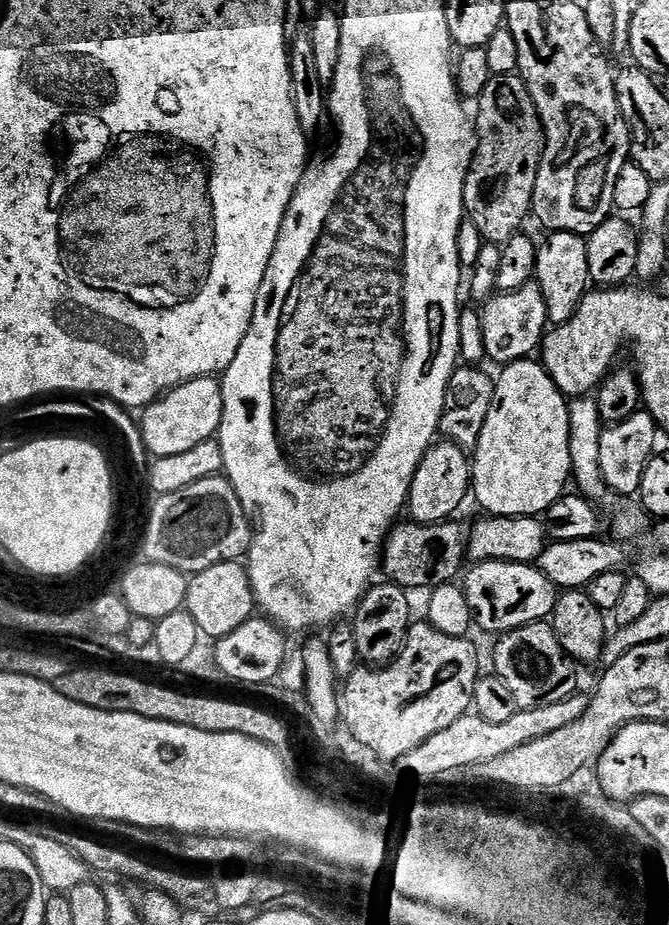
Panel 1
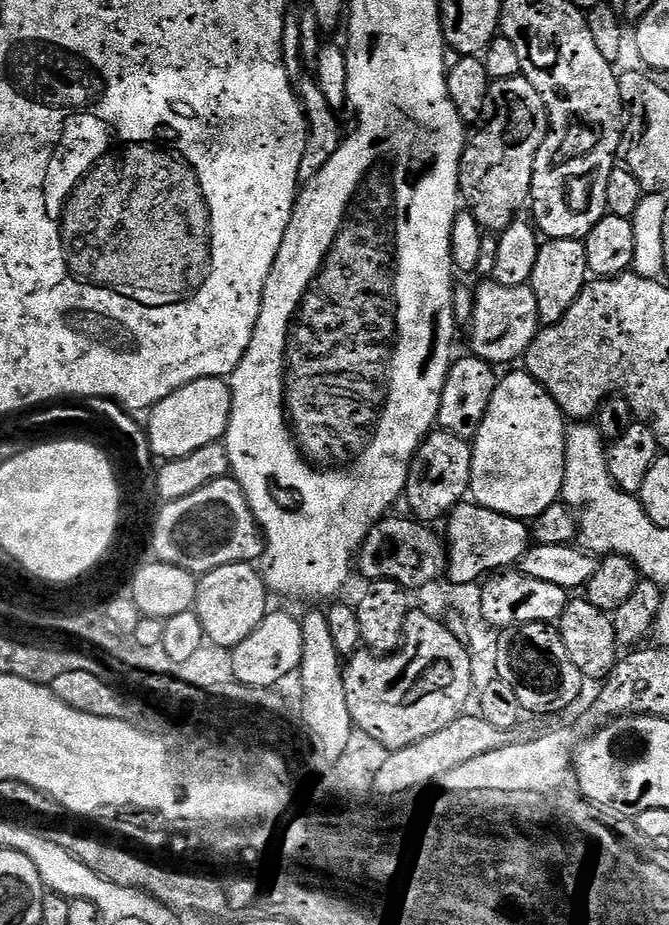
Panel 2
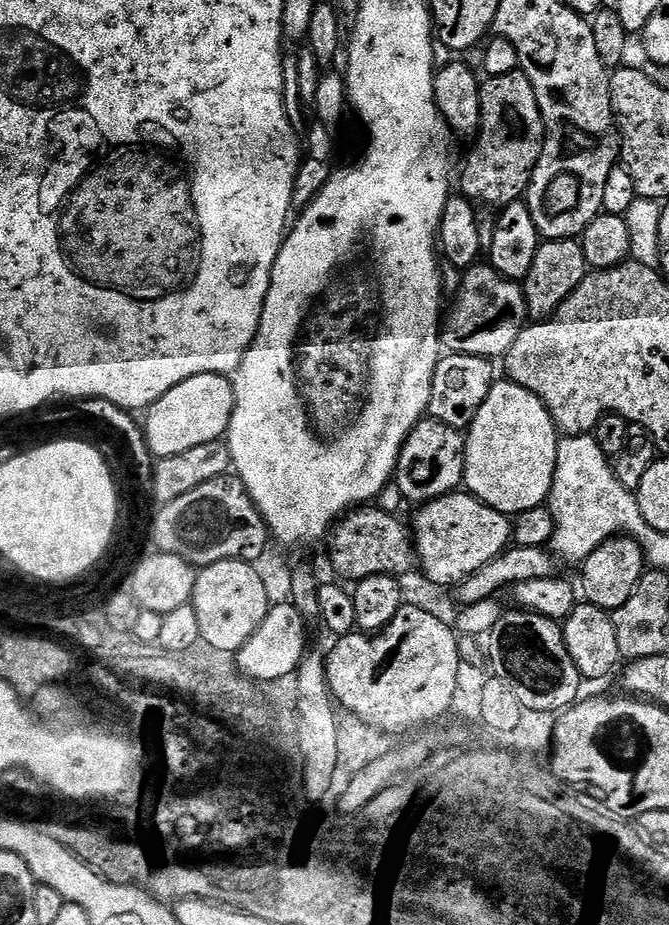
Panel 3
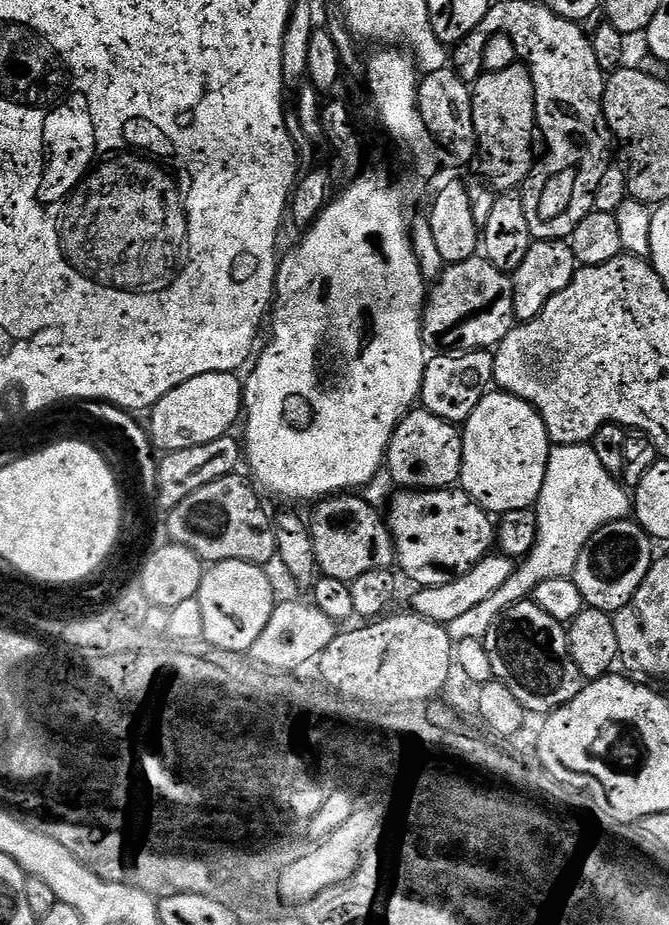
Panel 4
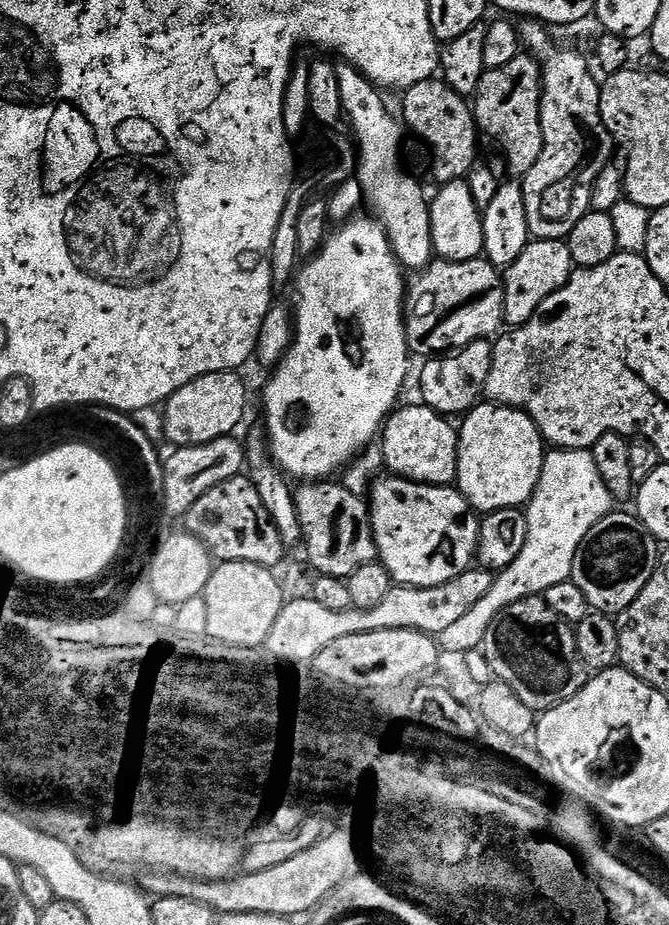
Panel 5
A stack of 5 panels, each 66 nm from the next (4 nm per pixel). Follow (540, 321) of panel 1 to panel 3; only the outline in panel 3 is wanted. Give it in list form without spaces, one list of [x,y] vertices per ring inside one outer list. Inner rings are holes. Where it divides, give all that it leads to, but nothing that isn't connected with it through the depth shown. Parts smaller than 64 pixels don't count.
[[[484,262],[473,264],[463,273],[460,289],[451,304],[452,309],[449,312],[447,309],[446,319],[442,324],[442,344],[449,353],[461,352],[471,356],[503,358],[508,355],[510,346],[514,346],[518,334],[522,334],[522,330],[530,320],[523,287],[515,280],[508,280],[504,276],[500,276]]]

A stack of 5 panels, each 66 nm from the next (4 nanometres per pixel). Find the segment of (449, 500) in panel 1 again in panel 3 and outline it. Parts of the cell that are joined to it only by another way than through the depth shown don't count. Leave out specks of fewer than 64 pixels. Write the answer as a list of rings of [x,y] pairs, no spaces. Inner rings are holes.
[[[431,418],[419,420],[400,451],[394,488],[396,484],[397,490],[412,506],[428,504],[457,491],[464,482],[465,439],[465,433],[459,428],[451,428]]]

